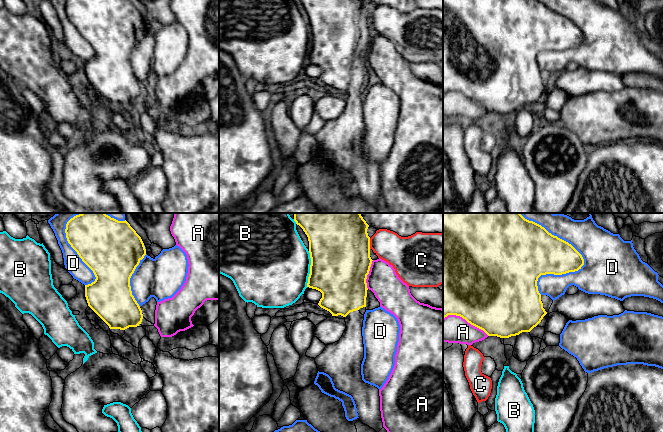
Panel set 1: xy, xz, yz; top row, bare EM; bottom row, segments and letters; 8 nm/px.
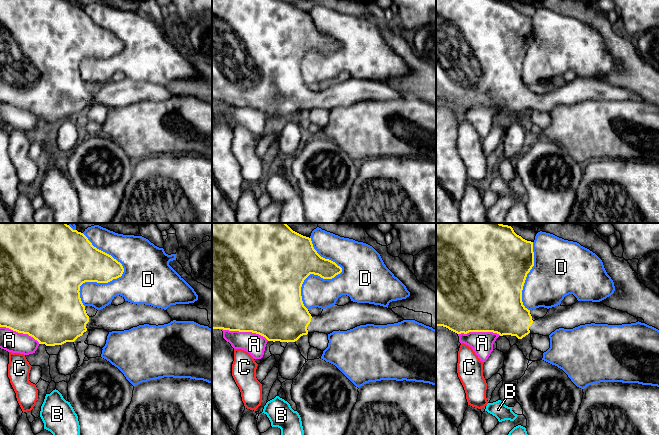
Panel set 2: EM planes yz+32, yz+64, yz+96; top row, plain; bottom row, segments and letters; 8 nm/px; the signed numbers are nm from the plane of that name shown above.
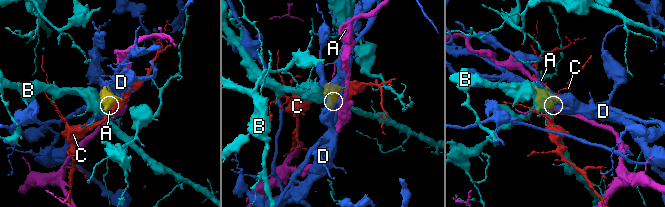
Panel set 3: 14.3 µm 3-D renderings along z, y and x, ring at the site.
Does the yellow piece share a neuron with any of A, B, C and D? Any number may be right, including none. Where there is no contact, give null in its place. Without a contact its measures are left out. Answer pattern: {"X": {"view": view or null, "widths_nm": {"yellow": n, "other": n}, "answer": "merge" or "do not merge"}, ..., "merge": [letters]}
{"A": {"view": "yz", "widths_nm": {"yellow": 500, "other": 220}, "answer": "do not merge"}, "B": {"view": "xz", "widths_nm": {"yellow": 480, "other": 500}, "answer": "do not merge"}, "C": {"view": "xz", "widths_nm": {"yellow": 480, "other": 240}, "answer": "do not merge"}, "D": {"view": "yz", "widths_nm": {"yellow": 300, "other": 420}, "answer": "do not merge"}, "merge": []}

